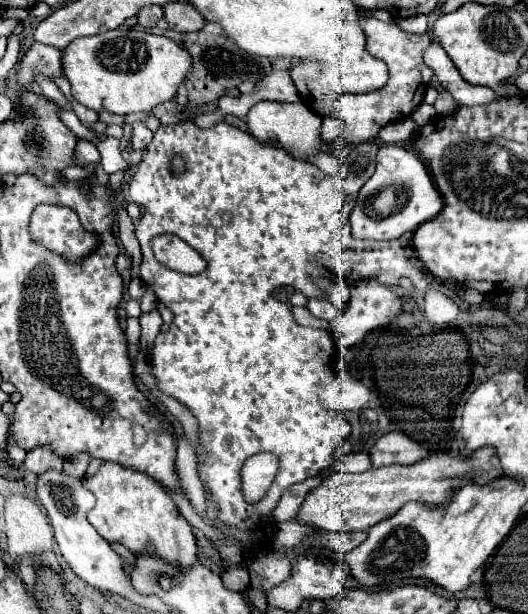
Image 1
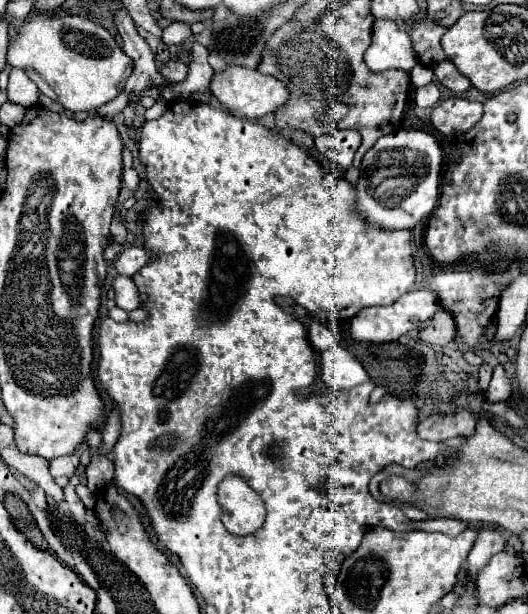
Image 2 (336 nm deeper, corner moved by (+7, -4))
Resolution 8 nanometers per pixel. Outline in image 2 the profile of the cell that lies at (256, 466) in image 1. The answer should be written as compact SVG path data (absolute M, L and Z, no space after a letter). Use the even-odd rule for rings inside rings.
M225 478L219 484L217 500L223 510L221 520L231 534L245 536L261 528L265 520L265 504L261 496L255 490L251 490L243 478Z

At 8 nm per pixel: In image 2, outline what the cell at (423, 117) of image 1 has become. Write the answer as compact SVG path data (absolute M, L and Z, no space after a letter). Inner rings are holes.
M435 82L427 84L427 88L419 88L415 92L415 104L419 108L433 108L439 102L439 88Z

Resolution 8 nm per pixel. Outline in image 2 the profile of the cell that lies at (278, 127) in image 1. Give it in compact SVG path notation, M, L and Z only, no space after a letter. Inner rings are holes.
M237 64L227 66L223 72L215 72L213 78L211 78L211 84L209 84L209 92L227 110L231 110L235 114L241 114L245 118L253 118L253 120L273 112L275 108L285 104L287 98L289 98L289 90L287 90L287 86L281 80L257 72L257 68L255 70L253 68L241 68Z

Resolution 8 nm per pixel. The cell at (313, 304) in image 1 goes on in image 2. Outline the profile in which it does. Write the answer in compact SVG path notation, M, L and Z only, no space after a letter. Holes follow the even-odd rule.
M313 322L313 324L309 326L307 338L309 338L311 346L313 346L315 350L319 350L319 352L323 352L323 350L327 350L327 348L331 348L331 346L337 344L337 342L335 342L335 336L329 332L329 328L327 328L323 322Z

